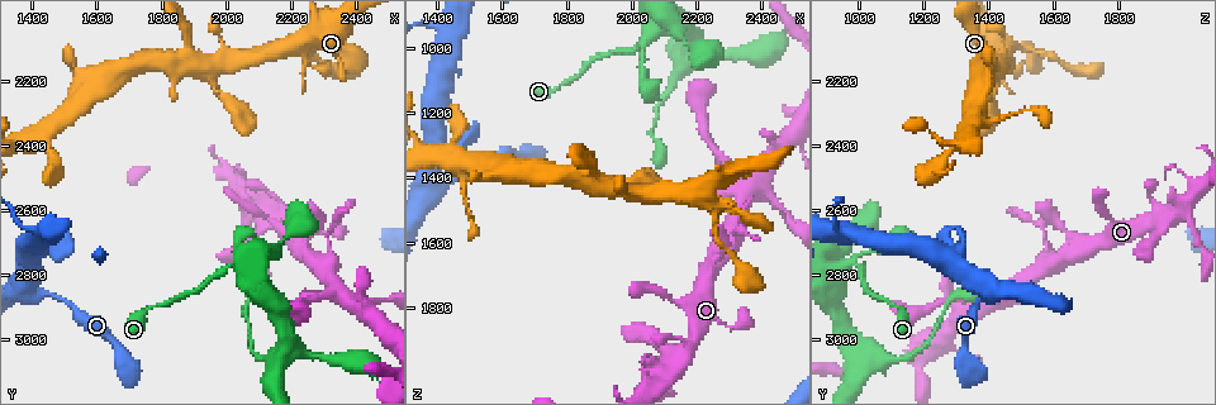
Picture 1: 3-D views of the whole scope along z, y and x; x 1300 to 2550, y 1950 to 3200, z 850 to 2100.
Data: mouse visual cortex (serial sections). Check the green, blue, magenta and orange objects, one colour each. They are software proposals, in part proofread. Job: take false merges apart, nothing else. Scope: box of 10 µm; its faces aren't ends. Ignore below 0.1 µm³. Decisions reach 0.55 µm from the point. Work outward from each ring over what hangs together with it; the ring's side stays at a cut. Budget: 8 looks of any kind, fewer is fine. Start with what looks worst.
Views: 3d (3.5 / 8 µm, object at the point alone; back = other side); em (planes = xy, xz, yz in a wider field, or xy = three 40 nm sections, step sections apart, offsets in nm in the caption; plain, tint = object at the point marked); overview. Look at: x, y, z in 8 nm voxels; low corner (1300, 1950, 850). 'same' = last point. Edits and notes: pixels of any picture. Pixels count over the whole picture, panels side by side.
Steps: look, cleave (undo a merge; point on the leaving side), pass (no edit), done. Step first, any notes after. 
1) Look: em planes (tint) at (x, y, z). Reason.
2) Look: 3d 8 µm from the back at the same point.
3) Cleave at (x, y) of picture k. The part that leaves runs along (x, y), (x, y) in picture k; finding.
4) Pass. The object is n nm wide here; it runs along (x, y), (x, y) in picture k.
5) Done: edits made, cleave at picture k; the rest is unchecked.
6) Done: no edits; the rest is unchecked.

Look: 3d 3.5 µm at (2360, 2860, 1440). Four-way junction.

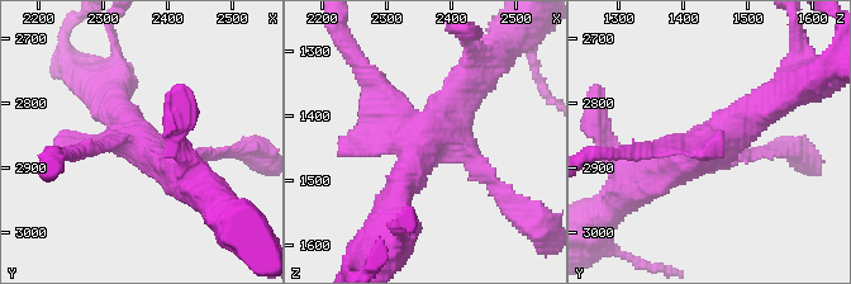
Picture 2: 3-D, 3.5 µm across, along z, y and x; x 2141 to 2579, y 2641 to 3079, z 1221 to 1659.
Look: em planes (tint) at (2360, 2860, 1435).

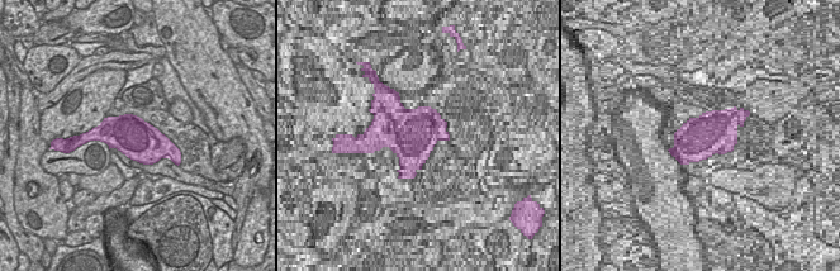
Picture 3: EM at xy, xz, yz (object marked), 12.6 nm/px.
Pass. It runs along (771, 102), (649, 180) in picture 2; one cell here.

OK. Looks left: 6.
Look: 3d 3.5 µm at (2030, 2760, 980). Abrupt turn.

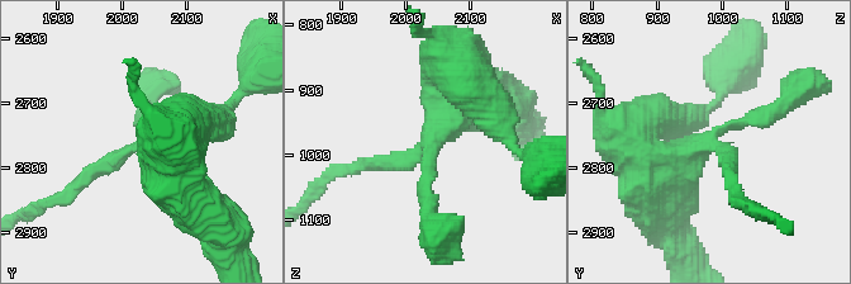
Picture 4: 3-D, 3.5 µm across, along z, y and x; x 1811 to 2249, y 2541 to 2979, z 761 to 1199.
Look: em xy step 2 (tint) at (2025, 2765, 990). Now the EM.

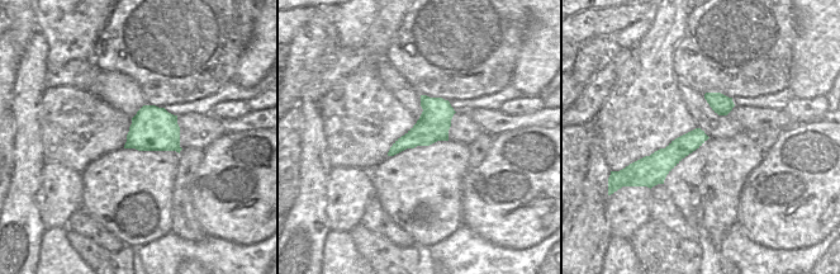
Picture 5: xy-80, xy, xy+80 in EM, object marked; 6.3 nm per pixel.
Pass. It runs along (703, 137), (653, 170), (629, 170) in picture 5; one cell here.

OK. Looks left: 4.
Look: 3d 8 µm at (2100, 2580, 2010). Side arm on a straight run.

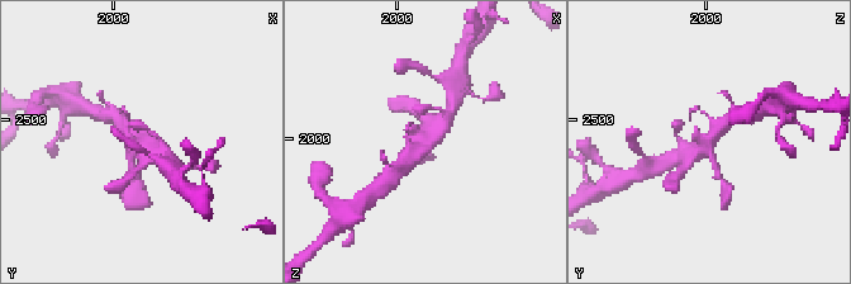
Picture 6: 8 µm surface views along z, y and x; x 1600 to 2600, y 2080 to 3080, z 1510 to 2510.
Look: 3d 3.5 µm at the same point. Zoom in.

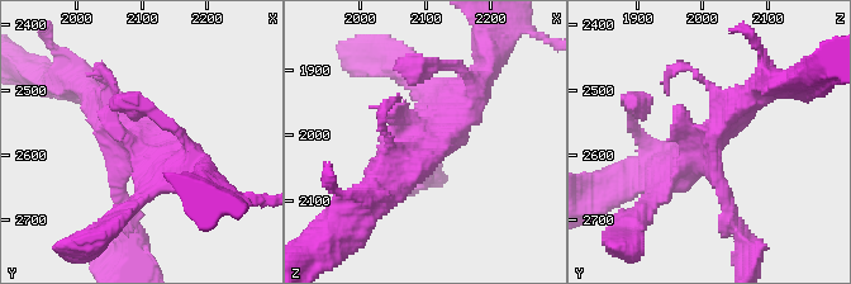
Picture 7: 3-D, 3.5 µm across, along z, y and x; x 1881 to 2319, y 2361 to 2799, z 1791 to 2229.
Look: em xy step 5 (tint) at (2100, 2580, 2005).

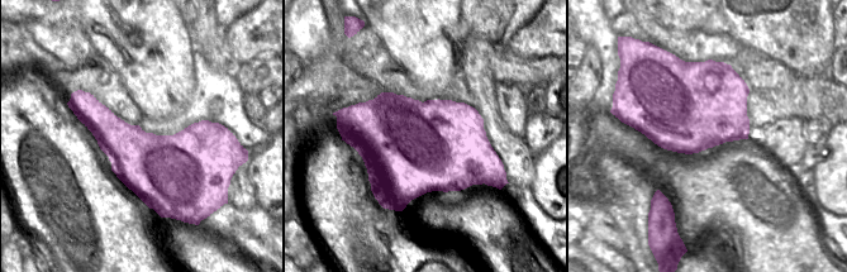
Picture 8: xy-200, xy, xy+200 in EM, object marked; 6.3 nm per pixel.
Pass. It runs along (476, 81), (461, 108), (379, 189) in picture 7; all the same cell.

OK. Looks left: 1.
Done: no edits; the rest is unchecked.

